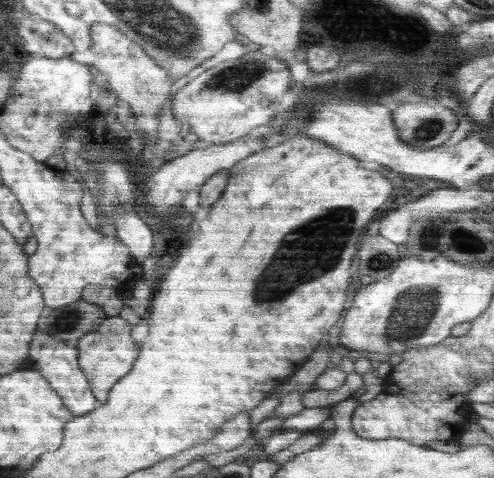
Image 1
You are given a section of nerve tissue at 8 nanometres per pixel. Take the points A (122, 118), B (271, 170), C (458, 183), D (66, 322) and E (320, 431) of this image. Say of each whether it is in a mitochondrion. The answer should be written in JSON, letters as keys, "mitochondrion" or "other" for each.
{"A":"other","B":"other","C":"other","D":"mitochondrion","E":"other"}

